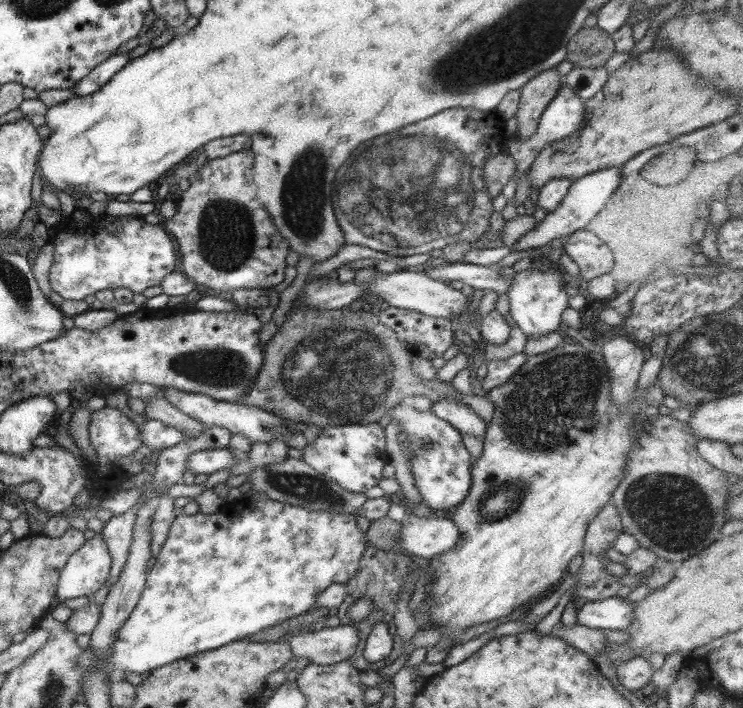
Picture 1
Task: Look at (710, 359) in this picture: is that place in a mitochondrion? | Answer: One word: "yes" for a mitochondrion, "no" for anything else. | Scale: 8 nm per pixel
yes

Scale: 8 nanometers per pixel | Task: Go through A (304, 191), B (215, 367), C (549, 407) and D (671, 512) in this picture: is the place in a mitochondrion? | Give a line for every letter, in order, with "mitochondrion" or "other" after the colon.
A: mitochondrion
B: mitochondrion
C: mitochondrion
D: mitochondrion

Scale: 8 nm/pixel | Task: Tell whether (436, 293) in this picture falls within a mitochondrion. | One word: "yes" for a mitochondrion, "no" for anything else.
no

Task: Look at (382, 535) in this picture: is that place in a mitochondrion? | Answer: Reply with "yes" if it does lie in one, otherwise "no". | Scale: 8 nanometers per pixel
no

